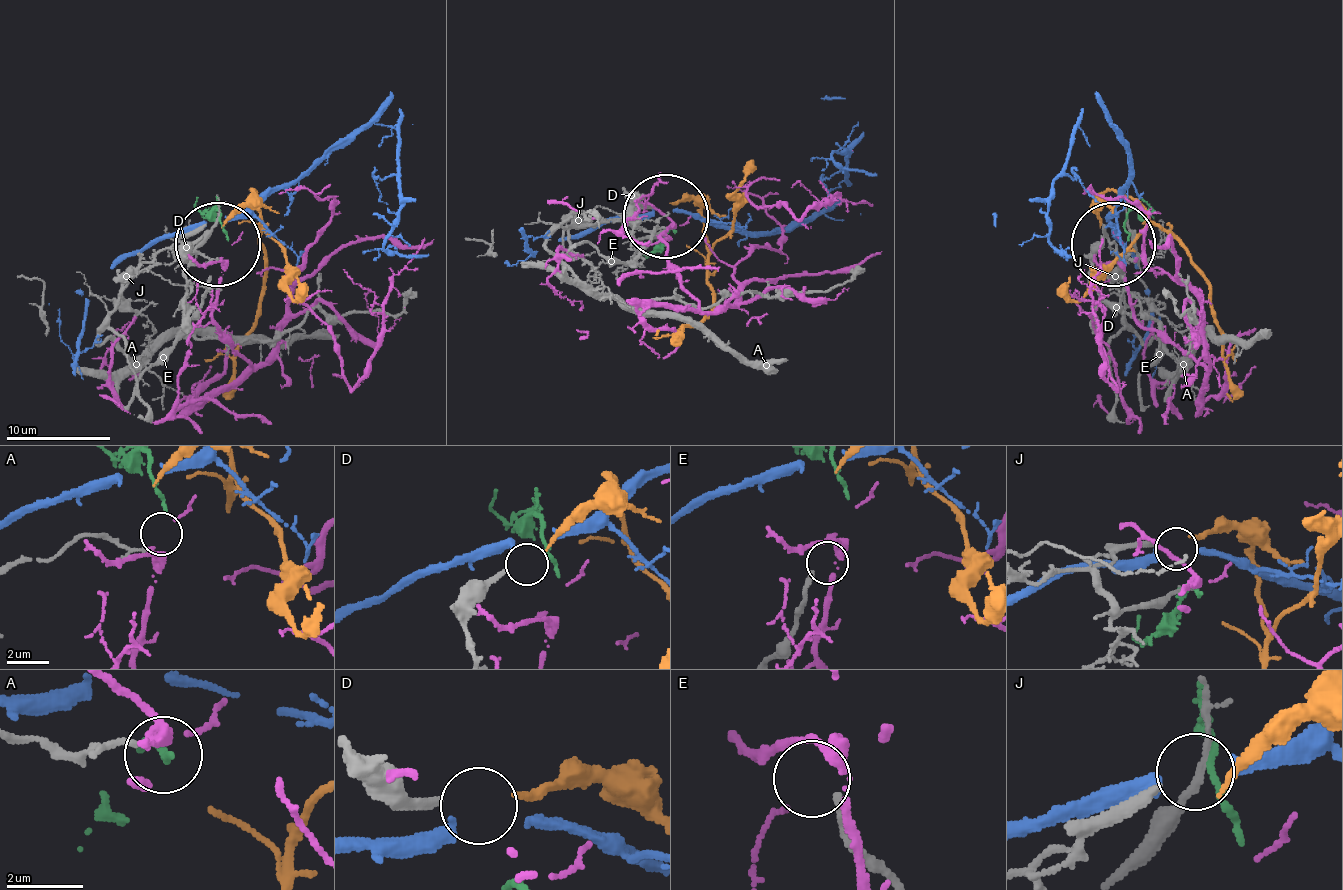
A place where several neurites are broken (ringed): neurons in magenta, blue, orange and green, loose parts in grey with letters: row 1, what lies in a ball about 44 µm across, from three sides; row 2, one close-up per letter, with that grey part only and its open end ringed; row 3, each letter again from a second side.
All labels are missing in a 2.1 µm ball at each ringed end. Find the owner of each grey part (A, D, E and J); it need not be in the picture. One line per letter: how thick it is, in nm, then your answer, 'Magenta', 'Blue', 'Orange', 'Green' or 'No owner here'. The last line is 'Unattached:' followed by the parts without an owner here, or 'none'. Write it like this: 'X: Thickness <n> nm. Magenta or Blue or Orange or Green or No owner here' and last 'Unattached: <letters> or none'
A: Thickness 100 nm. Green
D: Thickness 240 nm. Orange
E: Thickness 190 nm. No owner here
J: Thickness 260 nm. Blue
Unattached: E

